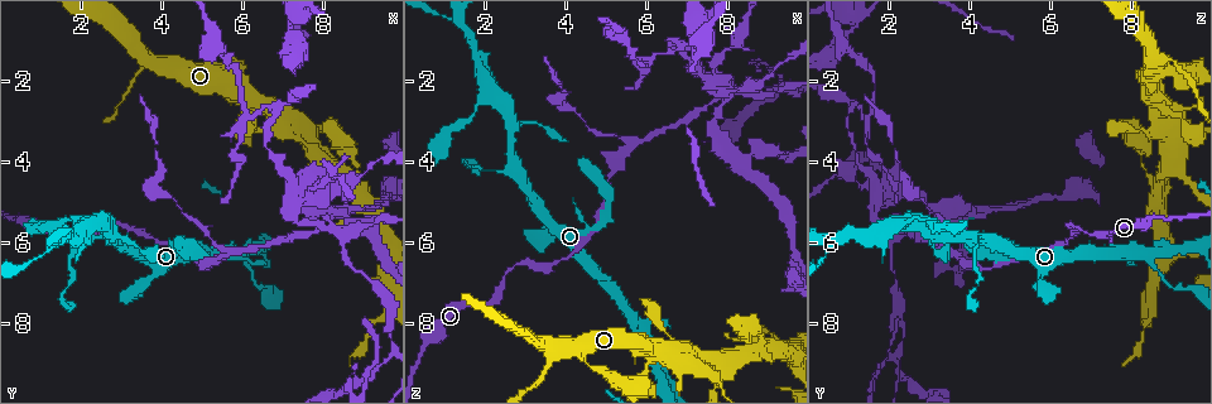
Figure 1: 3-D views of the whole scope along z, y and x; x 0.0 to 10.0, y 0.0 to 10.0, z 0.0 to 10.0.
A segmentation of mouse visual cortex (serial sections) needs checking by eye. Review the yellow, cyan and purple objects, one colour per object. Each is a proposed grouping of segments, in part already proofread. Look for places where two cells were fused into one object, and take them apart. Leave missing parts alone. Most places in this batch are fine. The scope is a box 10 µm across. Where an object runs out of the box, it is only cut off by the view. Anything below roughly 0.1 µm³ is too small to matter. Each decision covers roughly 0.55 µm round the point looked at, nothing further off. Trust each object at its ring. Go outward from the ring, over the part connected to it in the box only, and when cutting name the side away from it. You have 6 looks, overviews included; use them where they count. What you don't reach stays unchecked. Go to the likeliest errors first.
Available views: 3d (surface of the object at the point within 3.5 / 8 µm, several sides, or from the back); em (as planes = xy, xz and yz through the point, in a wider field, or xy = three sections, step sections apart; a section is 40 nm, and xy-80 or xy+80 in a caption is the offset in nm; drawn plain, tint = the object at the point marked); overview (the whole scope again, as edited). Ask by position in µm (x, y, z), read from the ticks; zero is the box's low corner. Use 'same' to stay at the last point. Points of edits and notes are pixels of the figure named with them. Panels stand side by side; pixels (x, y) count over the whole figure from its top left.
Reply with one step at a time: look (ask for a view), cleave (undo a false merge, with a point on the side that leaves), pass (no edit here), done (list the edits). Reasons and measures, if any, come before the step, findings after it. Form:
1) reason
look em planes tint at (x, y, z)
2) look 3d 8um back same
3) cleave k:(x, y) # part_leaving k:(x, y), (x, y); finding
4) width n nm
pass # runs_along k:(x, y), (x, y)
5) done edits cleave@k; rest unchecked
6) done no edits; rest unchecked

abrupt turn
look 3d 3.5um at (2.80, 5.55, 6.60)

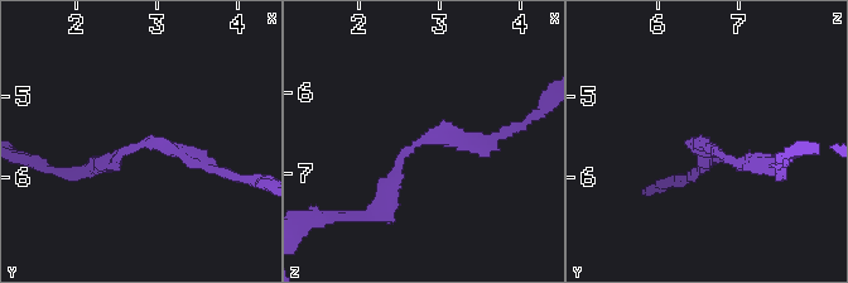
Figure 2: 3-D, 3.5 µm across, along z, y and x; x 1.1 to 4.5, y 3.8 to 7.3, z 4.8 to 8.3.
arm_widths 150, 200 nm
look em xy step 1 tint at (2.85, 5.60, 6.55)

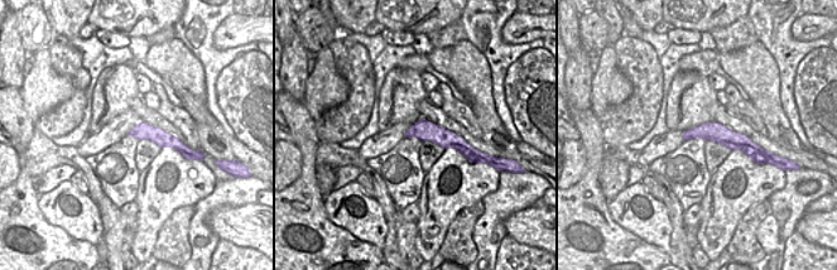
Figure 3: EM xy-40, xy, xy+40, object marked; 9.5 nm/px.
pass # continuous, no second cell

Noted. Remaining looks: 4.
thin arm on a thick one
look 3d 3.5um at (5.65, 6.25, 3.60)

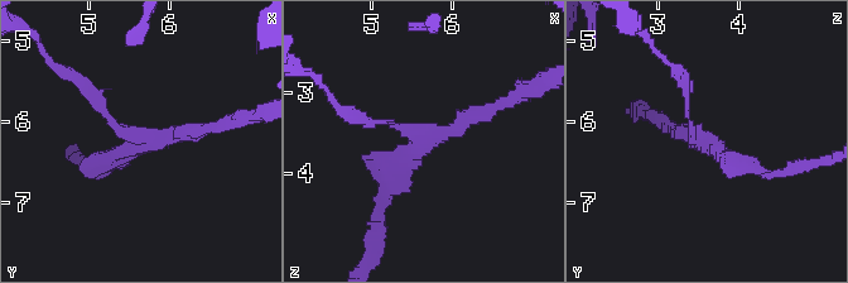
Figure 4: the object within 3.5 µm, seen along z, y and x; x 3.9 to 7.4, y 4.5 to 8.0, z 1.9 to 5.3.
arms 3; arm_widths 100, 200, 200 nm
look em xy step 3 tint at (5.60, 6.25, 3.65)

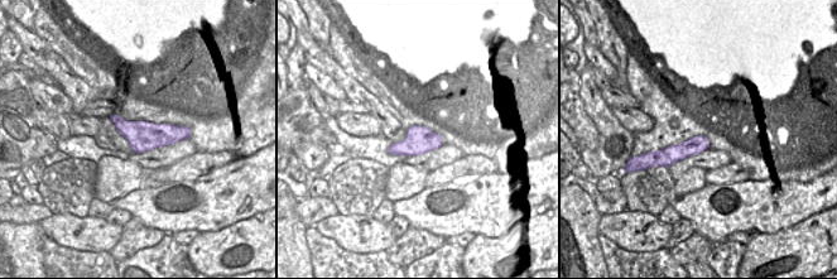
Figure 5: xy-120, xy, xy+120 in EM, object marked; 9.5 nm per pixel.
cut it another way
look em planes tint same

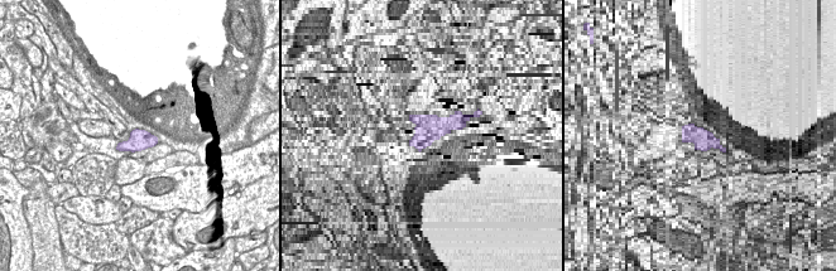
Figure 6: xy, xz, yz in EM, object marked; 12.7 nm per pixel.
width 260 nm
pass # runs_along 4:(380, 204), (399, 162), (496, 108); one cell here

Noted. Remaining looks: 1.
done no edits; rest unchecked

